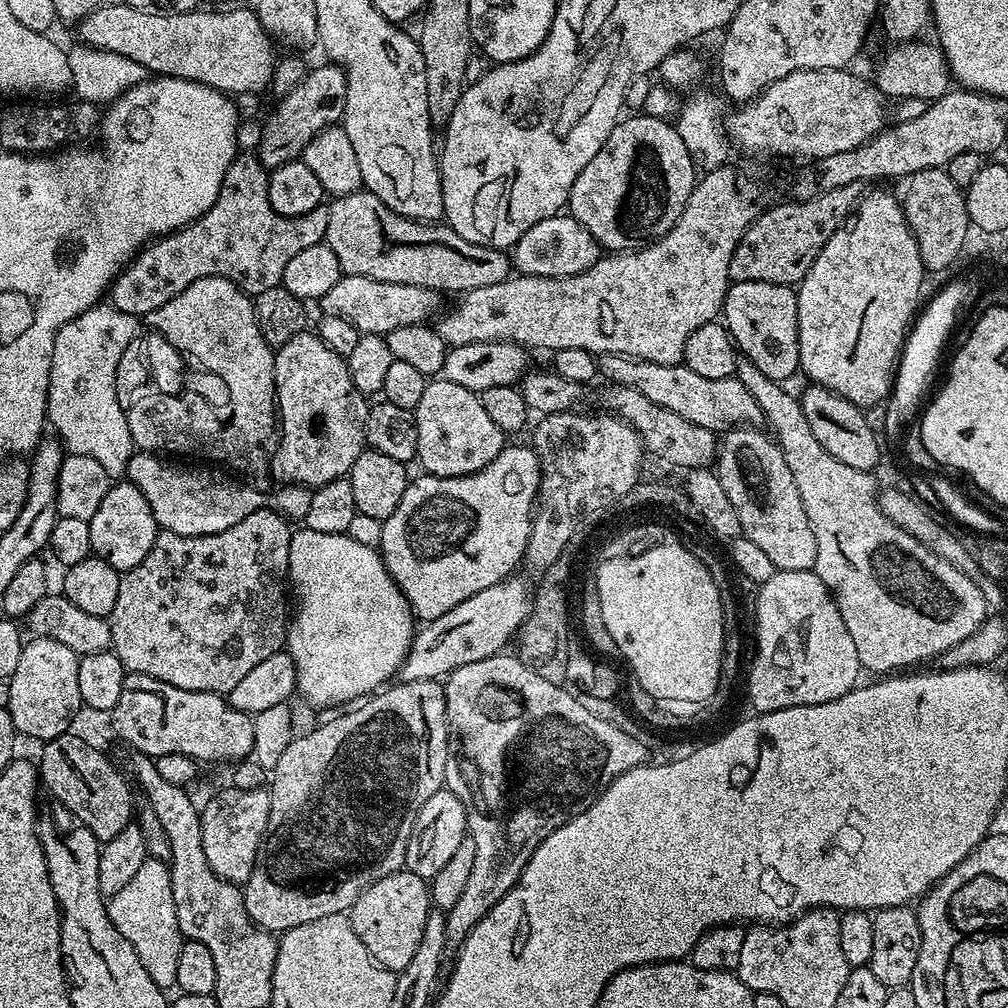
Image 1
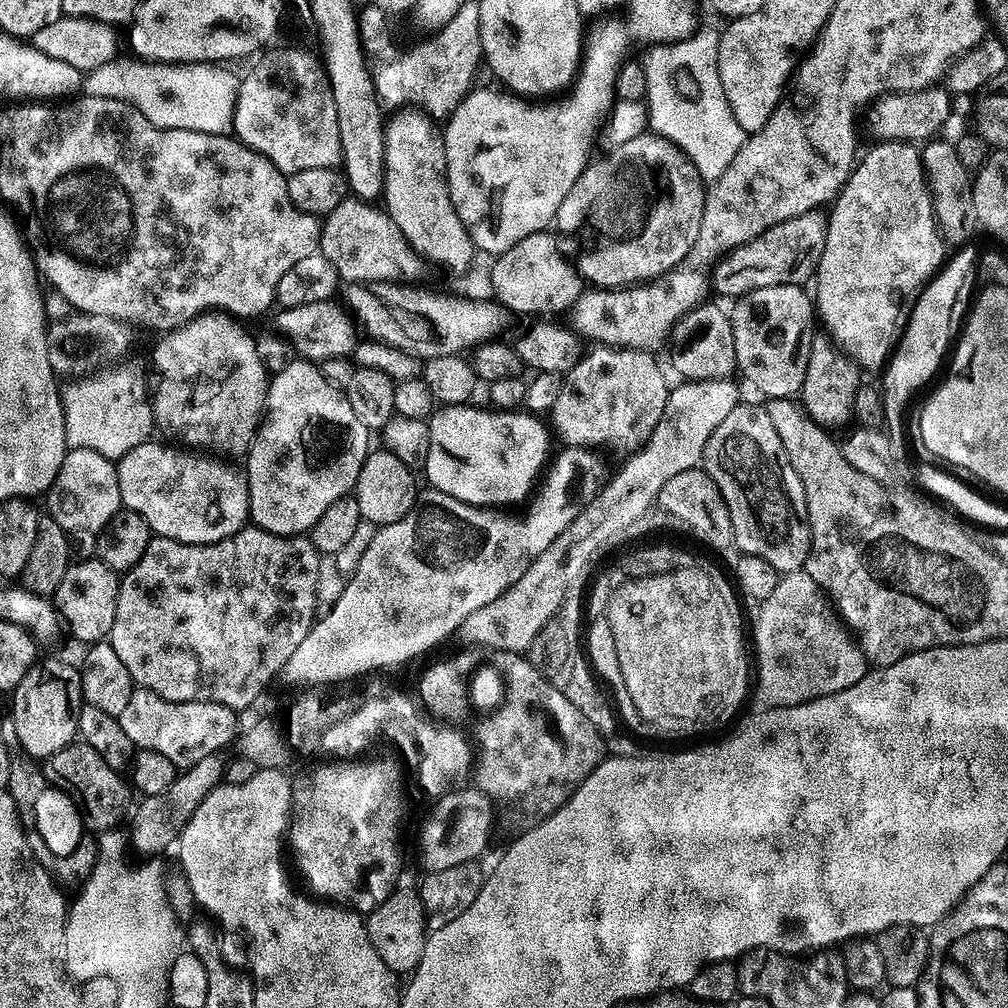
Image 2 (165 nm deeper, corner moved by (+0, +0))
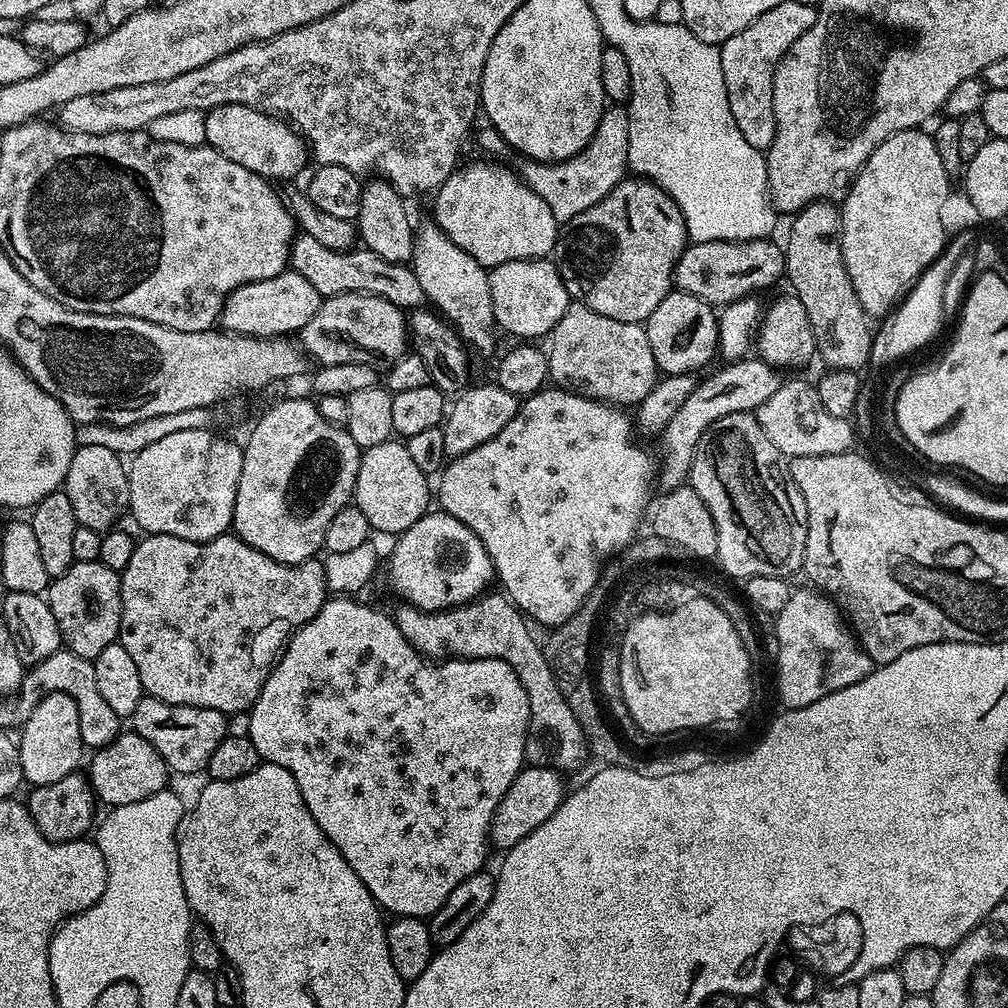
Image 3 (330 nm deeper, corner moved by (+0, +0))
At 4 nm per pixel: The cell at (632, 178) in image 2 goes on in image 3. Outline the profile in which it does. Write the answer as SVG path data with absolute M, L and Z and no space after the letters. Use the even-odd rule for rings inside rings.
M625 178L600 202L563 225L554 249L554 263L573 301L618 322L644 324L650 314L654 314L658 302L662 302L673 287L676 263L689 243L682 210L678 210L670 194L666 194L651 180Z

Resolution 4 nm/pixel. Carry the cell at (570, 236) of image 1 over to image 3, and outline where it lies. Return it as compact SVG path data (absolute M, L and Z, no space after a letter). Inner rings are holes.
M548 258L502 262L497 268L489 271L488 281L490 282L490 302L497 325L501 329L504 327L512 336L520 336L516 338L524 342L539 341L539 336L547 337L554 330L558 318L562 318L562 314L566 314L570 303L570 297L564 280L560 276L560 271L557 270L555 263Z

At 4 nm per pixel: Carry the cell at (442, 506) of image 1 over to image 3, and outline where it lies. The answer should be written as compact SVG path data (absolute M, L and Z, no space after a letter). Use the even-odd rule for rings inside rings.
M432 510L414 526L407 528L405 532L399 533L396 545L392 548L392 561L388 564L388 576L392 579L392 584L405 596L405 601L424 612L441 612L444 609L456 609L461 605L471 604L477 597L487 589L487 584L494 580L494 569L492 567L492 555L486 550L470 530L458 518L454 518L450 513L443 510Z

